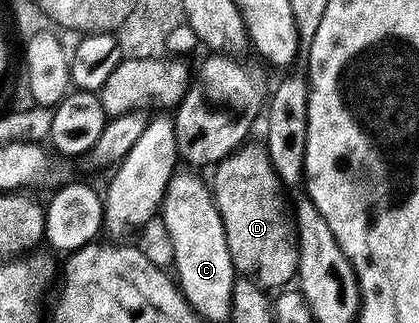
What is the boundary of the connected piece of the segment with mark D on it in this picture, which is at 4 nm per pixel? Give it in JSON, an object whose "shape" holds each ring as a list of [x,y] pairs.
{"shape":[[[245,143],[215,165],[214,180],[211,179],[214,202],[222,216],[225,226],[225,238],[228,240],[229,255],[235,271],[242,276],[253,278],[265,289],[285,287],[296,277],[299,268],[299,246],[297,225],[293,219],[290,204],[284,196],[285,187],[279,180],[267,154],[265,145],[261,143]]]}

